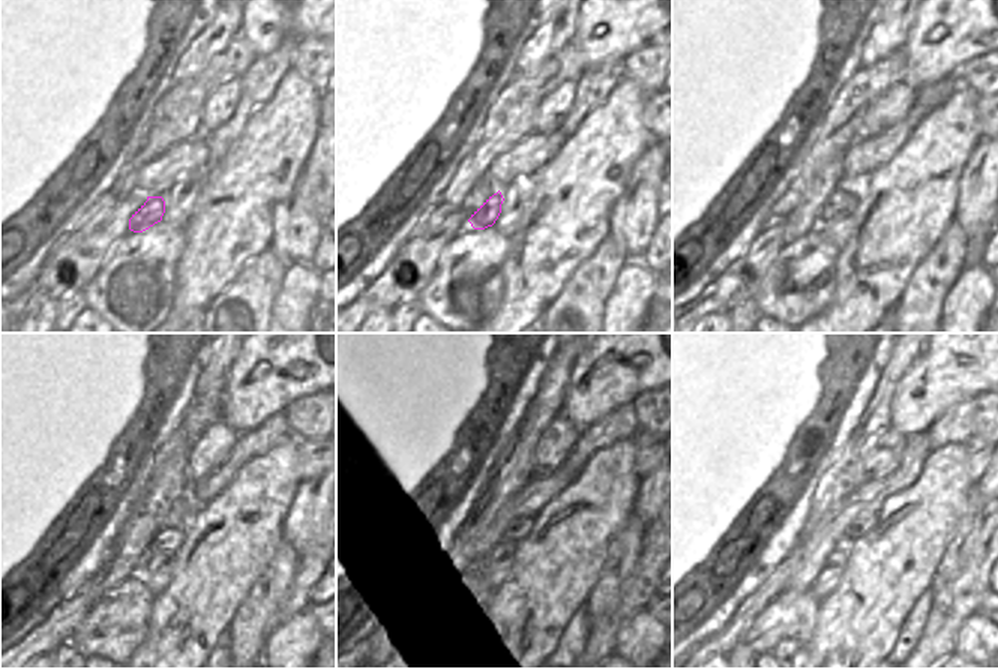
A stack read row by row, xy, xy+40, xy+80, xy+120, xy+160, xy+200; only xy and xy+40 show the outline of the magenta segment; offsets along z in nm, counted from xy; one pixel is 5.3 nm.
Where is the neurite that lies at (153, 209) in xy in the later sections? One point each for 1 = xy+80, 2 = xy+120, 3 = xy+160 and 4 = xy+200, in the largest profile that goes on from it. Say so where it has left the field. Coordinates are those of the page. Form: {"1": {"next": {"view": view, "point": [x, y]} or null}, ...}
{"1": {"next": {"view": "xy+80", "point": [839, 200]}}, "2": {"next": {"view": "xy+120", "point": [171, 536]}}, "3": {"next": {"view": "xy+160", "point": [521, 527]}}, "4": {"next": {"view": "xy+200", "point": [866, 521]}}}

